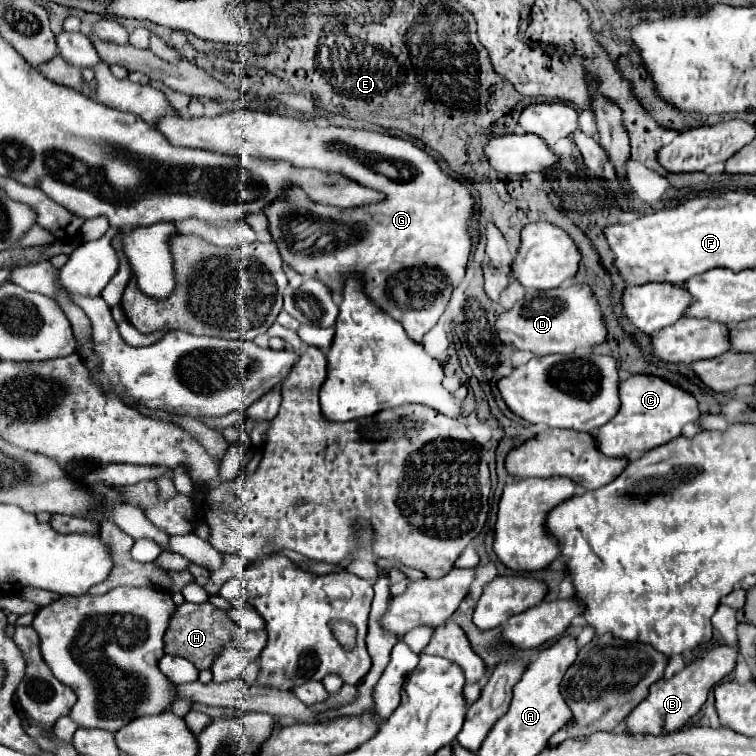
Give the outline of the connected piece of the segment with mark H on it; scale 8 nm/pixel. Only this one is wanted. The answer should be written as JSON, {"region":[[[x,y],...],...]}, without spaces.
{"region":[[[184,602],[184,604],[176,606],[176,610],[170,618],[168,630],[164,634],[164,652],[182,656],[182,658],[190,660],[198,670],[204,670],[204,668],[210,668],[216,654],[220,654],[220,650],[230,644],[232,632],[234,632],[234,622],[230,620],[230,616],[224,610],[218,610],[210,602],[204,602],[204,604]]]}

